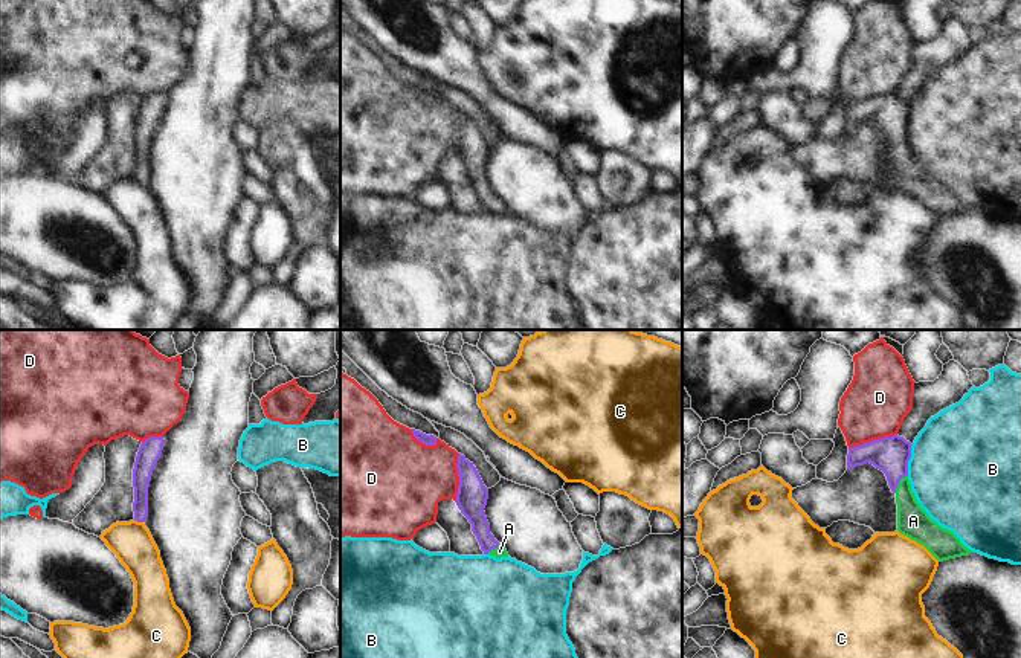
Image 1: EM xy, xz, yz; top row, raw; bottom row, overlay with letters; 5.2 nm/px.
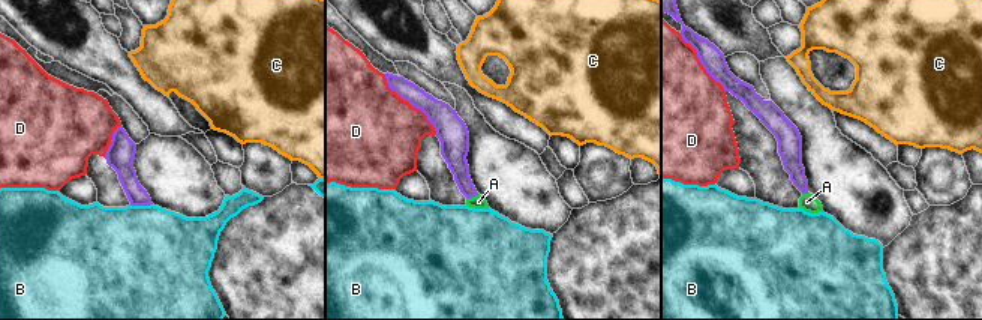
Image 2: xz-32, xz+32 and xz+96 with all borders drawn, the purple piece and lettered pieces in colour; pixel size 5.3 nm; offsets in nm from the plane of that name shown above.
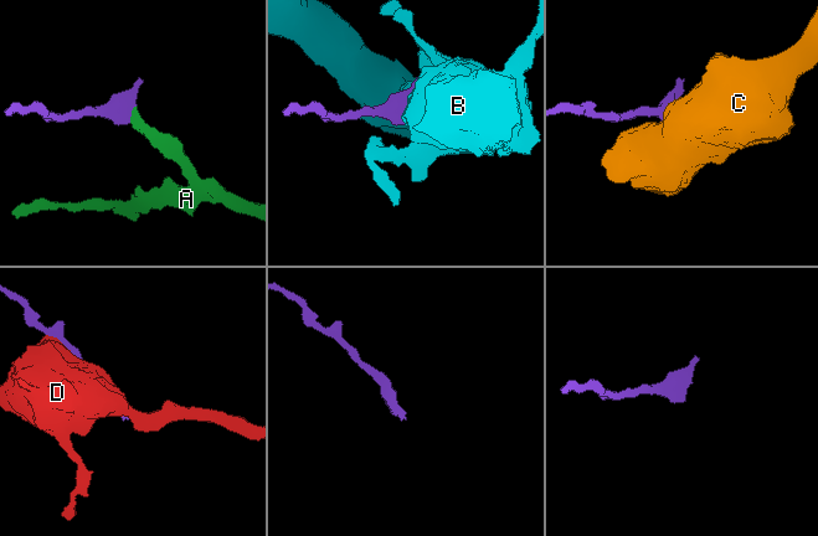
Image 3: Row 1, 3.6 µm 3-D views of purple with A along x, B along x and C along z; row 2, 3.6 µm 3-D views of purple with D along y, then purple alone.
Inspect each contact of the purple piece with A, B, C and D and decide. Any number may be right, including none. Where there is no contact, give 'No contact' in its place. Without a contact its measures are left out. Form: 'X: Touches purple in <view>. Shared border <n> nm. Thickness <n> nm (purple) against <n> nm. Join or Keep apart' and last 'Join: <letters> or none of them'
A: Touches purple in yz. Shared border 120 nm. Thickness 190 nm (purple) against 170 nm. Join
B: Touches purple in yz. Shared border 170 nm. Thickness 190 nm (purple) against 480 nm. Keep apart
C: Touches purple in xy. Shared border 50 nm. Thickness 100 nm (purple) against 220 nm. Keep apart
D: Touches purple in yz. Shared border 260 nm. Thickness 190 nm (purple) against 340 nm. Keep apart
Join: A.

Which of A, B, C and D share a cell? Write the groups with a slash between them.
A / B / C / D

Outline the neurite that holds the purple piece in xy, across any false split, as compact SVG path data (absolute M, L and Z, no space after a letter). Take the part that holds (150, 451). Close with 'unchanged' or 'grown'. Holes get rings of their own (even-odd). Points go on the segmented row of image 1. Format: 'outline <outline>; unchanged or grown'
outline M163 437L147 438L137 452L133 469L133 487L134 487L134 521L145 522L148 516L148 487L153 470L162 455L165 440Z; unchanged

